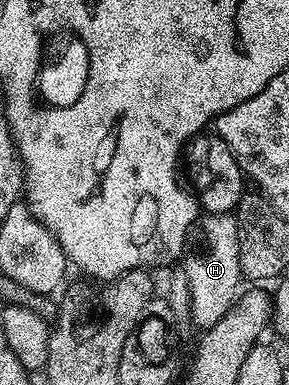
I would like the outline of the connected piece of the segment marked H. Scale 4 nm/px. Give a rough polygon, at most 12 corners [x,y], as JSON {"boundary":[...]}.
{"boundary":[[206,214],[185,255],[190,322],[215,326],[238,301],[237,217]]}

